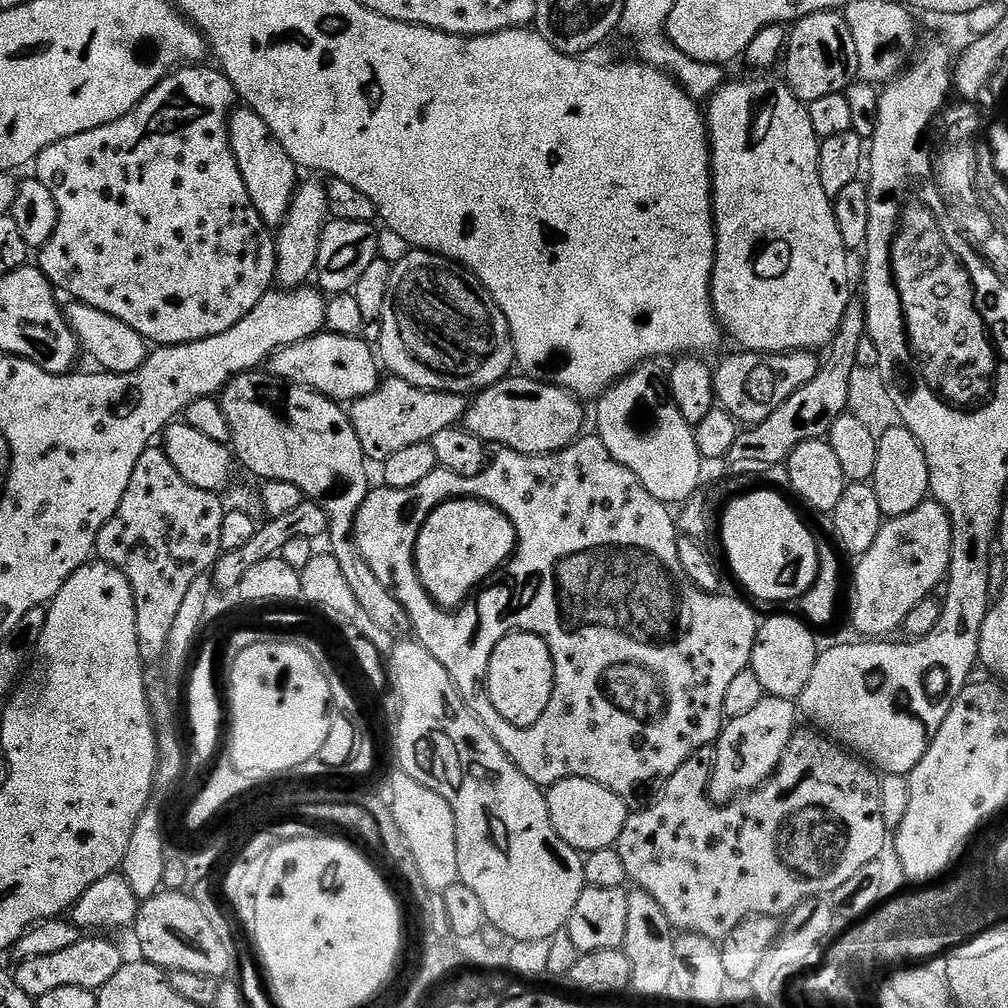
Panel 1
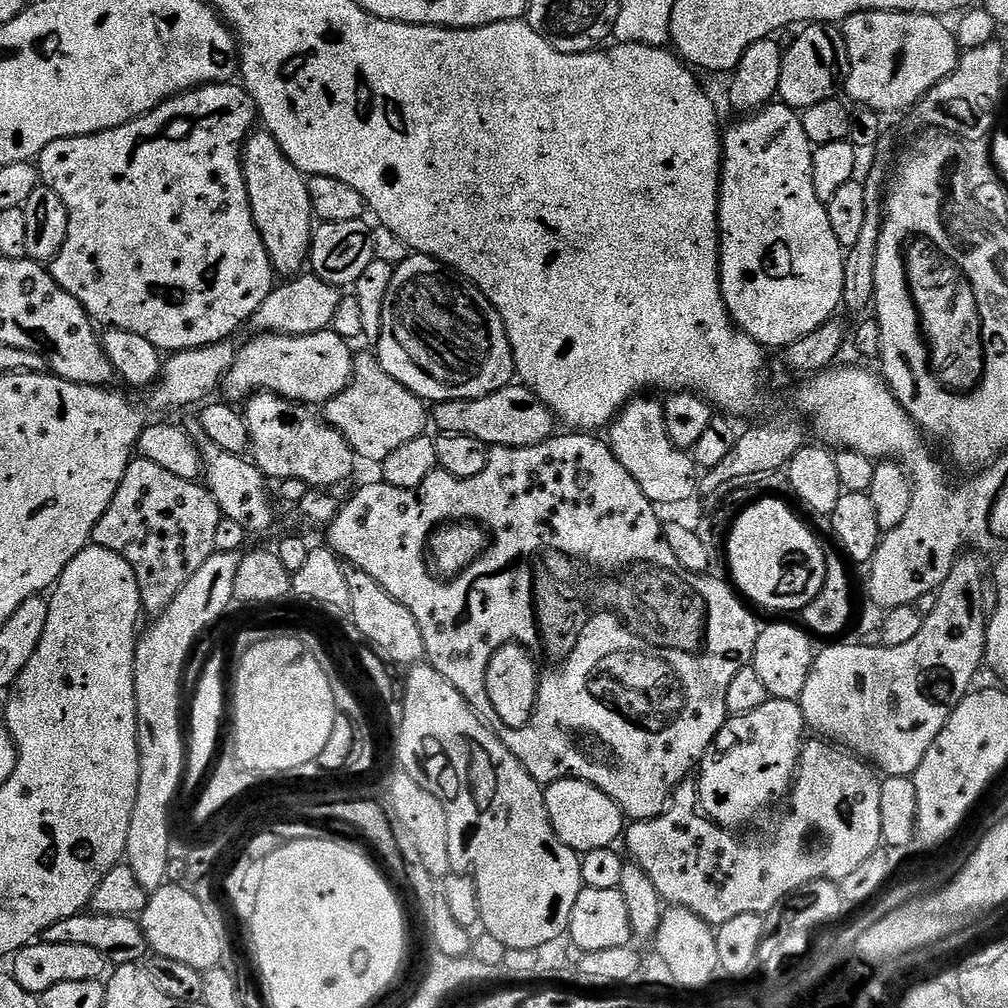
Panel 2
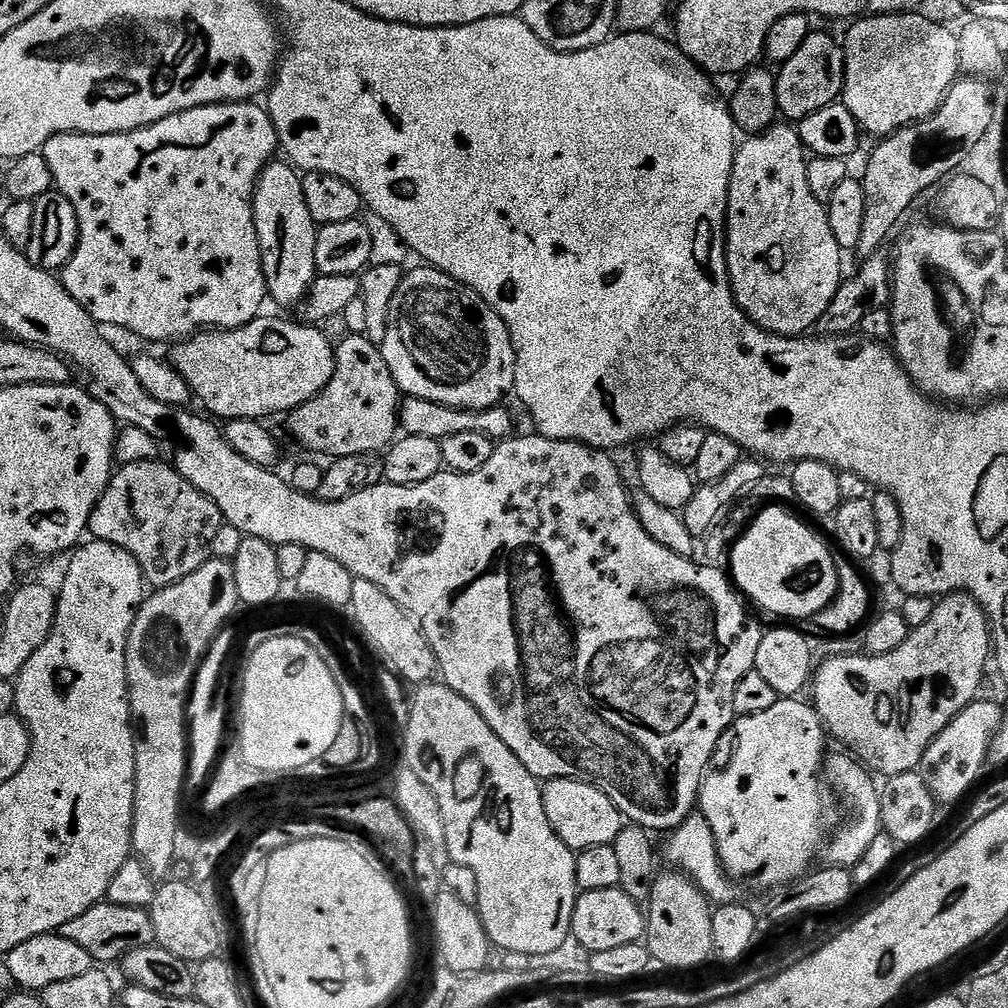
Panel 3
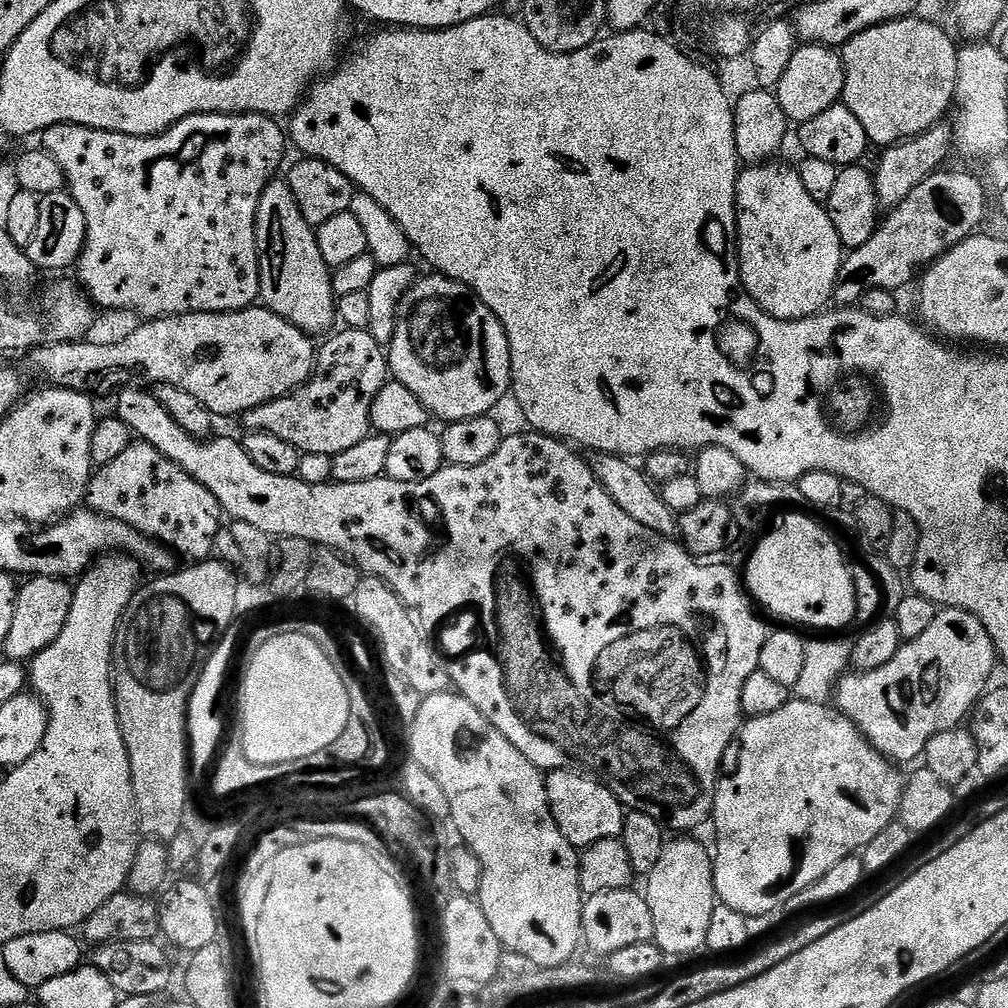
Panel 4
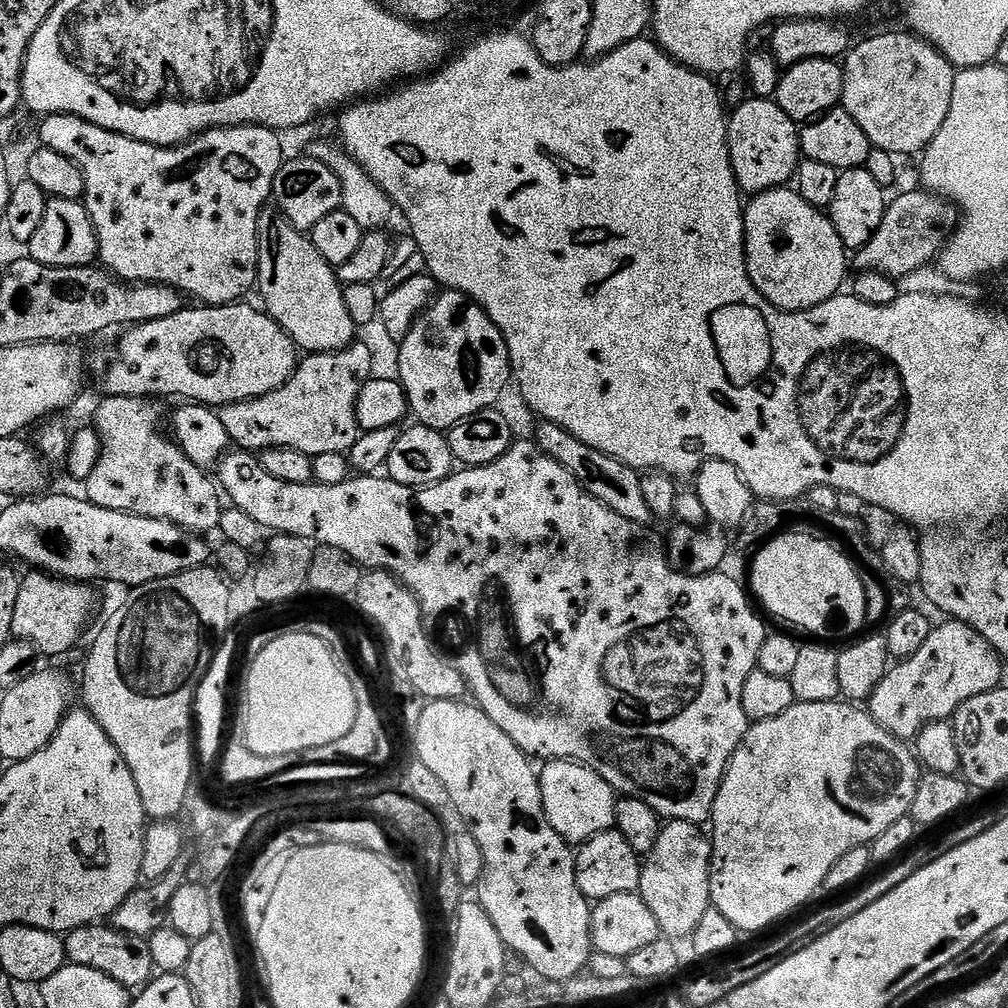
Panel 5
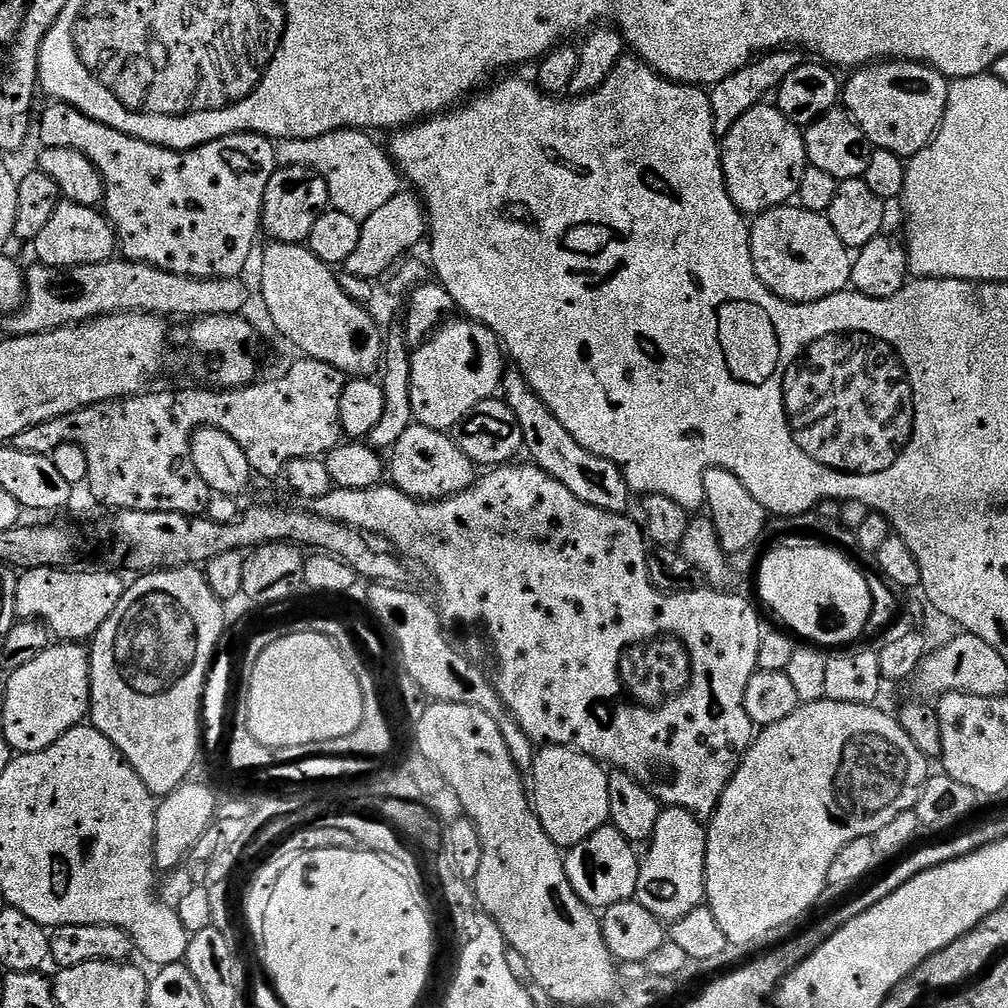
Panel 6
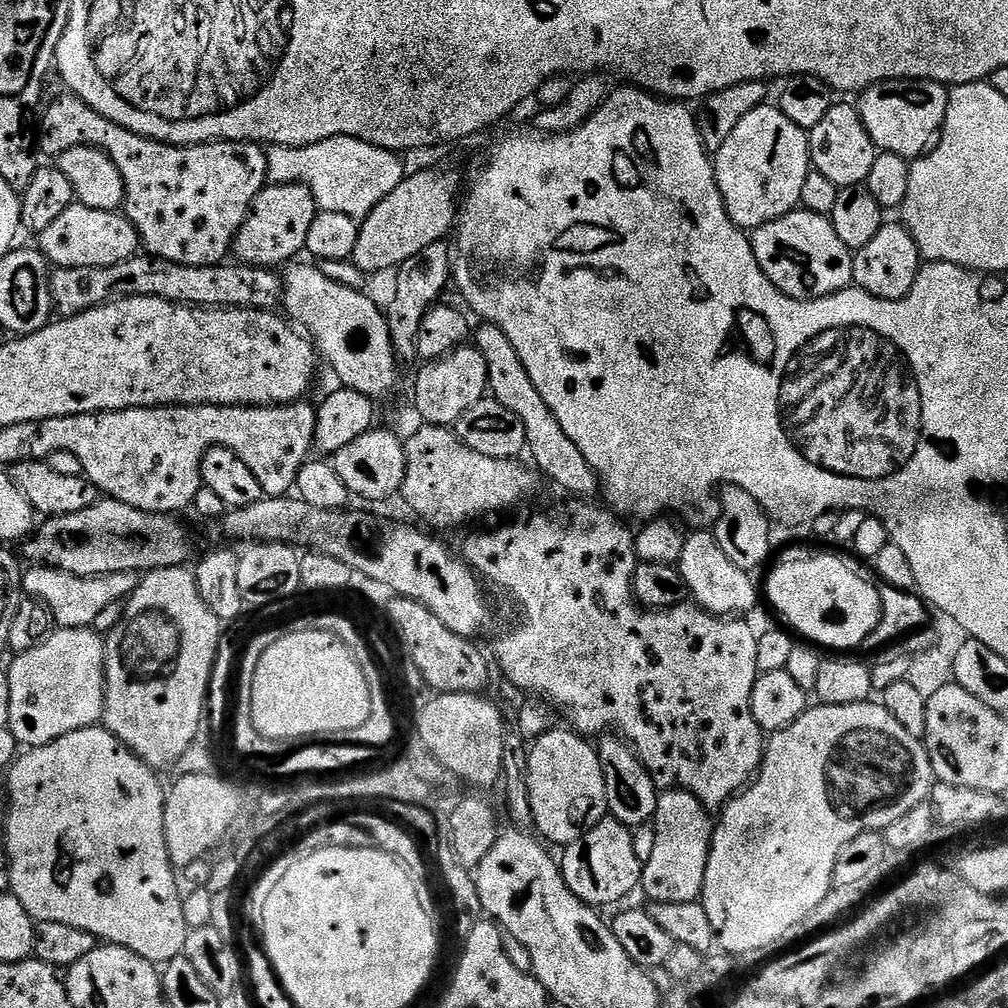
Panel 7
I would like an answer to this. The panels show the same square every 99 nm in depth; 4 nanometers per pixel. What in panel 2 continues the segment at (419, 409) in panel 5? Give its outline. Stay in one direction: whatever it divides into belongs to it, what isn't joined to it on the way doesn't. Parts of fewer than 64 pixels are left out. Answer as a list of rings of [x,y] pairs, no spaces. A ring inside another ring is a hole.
[[[410,254],[401,264],[395,265],[392,277],[390,278],[390,290],[386,290],[386,302],[382,302],[382,326],[380,327],[378,347],[380,347],[378,359],[382,370],[386,370],[386,374],[390,374],[390,378],[402,382],[402,386],[406,386],[406,390],[410,390],[425,402],[482,398],[483,396],[494,394],[503,388],[507,388],[509,384],[513,383],[516,376],[516,363],[512,357],[512,347],[508,341],[506,326],[502,322],[498,310],[463,276],[453,272],[450,268],[445,268],[444,265],[439,264],[434,258],[430,258],[429,256]]]

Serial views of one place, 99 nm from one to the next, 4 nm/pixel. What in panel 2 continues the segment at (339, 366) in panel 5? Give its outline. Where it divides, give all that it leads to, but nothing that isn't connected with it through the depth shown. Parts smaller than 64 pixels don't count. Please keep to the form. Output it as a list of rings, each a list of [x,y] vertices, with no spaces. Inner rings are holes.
[[[357,355],[353,359],[352,381],[323,405],[322,415],[331,428],[346,438],[361,461],[383,462],[387,456],[394,454],[394,450],[398,450],[398,446],[406,446],[406,442],[425,435],[430,428],[429,405],[406,390],[402,382],[390,378],[375,355]]]

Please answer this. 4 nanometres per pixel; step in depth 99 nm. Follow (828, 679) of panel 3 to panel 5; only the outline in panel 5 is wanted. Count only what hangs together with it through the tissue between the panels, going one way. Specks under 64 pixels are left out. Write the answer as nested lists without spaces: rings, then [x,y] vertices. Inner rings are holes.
[[[951,618],[933,627],[922,648],[896,665],[889,667],[882,682],[878,682],[866,708],[885,730],[905,742],[917,736],[930,721],[955,716],[962,702],[1001,687],[1000,675],[1005,668],[994,646],[978,630]]]

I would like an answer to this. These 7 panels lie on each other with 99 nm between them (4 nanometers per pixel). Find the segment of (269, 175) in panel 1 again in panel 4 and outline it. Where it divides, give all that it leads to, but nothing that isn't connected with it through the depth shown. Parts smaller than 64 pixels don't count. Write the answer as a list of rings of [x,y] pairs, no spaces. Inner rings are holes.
[[[273,179],[260,196],[256,249],[263,307],[306,333],[327,333],[327,328],[338,320],[338,298],[332,293],[332,272],[322,258],[322,250],[318,250],[316,228],[302,218],[302,210],[298,210],[298,202],[294,202],[294,194],[283,179]]]

